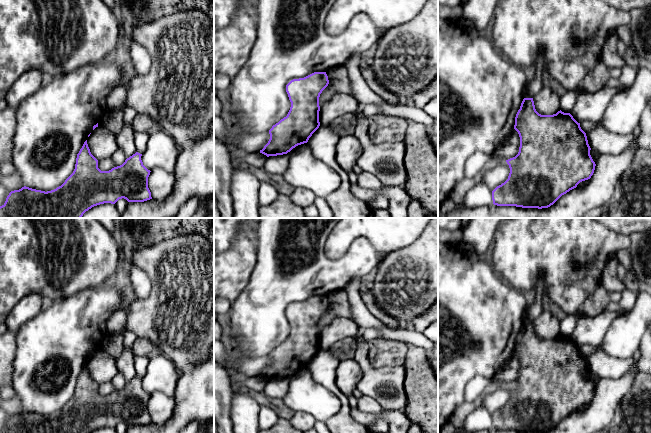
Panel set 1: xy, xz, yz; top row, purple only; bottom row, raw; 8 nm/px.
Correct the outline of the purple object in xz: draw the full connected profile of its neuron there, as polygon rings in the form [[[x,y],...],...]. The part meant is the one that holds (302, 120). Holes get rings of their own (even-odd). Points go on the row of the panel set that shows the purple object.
[[[314,72],[286,85],[290,110],[269,130],[270,139],[260,153],[267,157],[283,155],[308,142],[320,126],[319,97],[328,84],[326,72]]]

